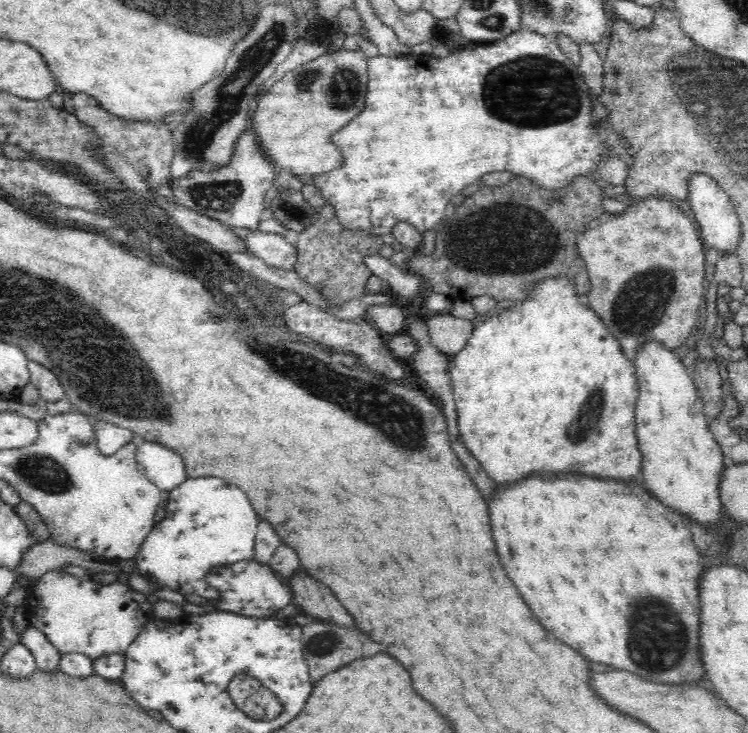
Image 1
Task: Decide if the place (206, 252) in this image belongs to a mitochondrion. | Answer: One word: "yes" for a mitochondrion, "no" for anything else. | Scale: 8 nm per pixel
no

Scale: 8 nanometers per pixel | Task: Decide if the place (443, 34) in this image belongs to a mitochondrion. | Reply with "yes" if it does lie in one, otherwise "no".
yes

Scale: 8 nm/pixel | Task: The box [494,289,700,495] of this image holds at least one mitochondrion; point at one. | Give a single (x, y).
(594, 399)

